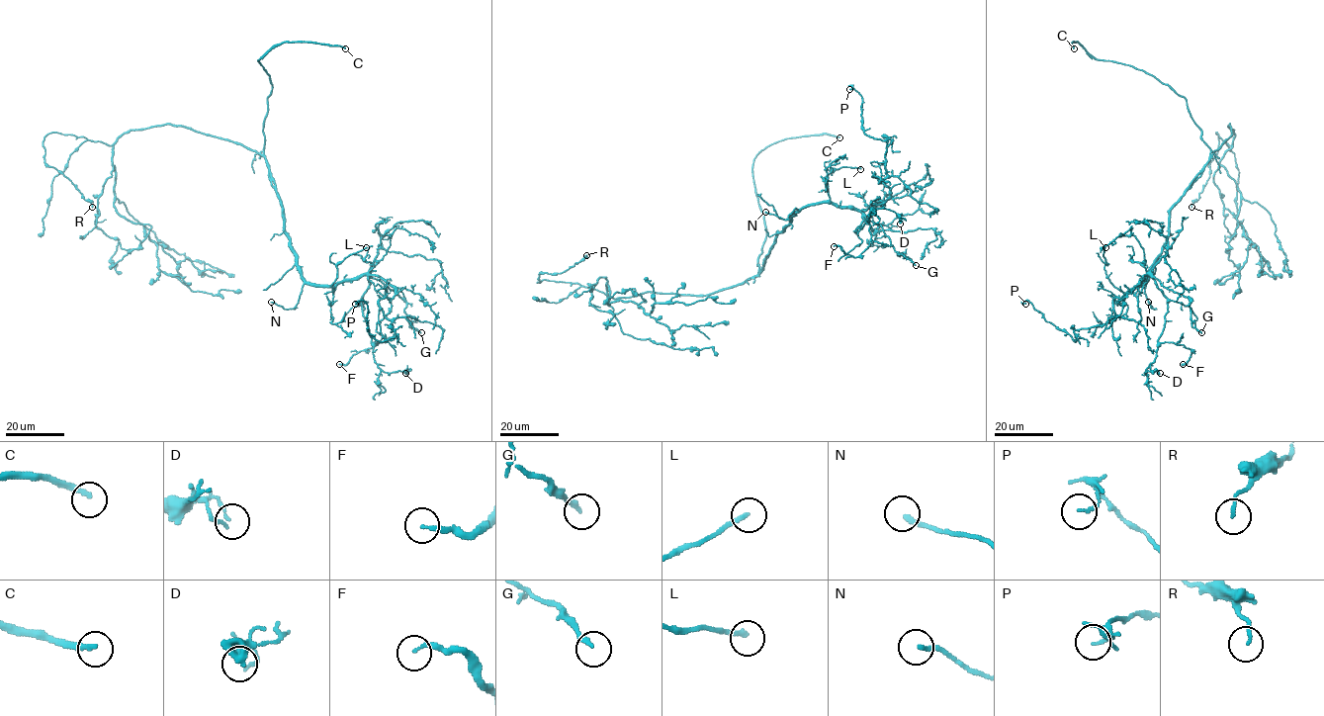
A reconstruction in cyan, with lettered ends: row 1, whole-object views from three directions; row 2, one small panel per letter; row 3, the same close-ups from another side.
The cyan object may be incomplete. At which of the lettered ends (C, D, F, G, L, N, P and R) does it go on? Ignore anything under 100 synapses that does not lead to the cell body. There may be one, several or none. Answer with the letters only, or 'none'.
C

